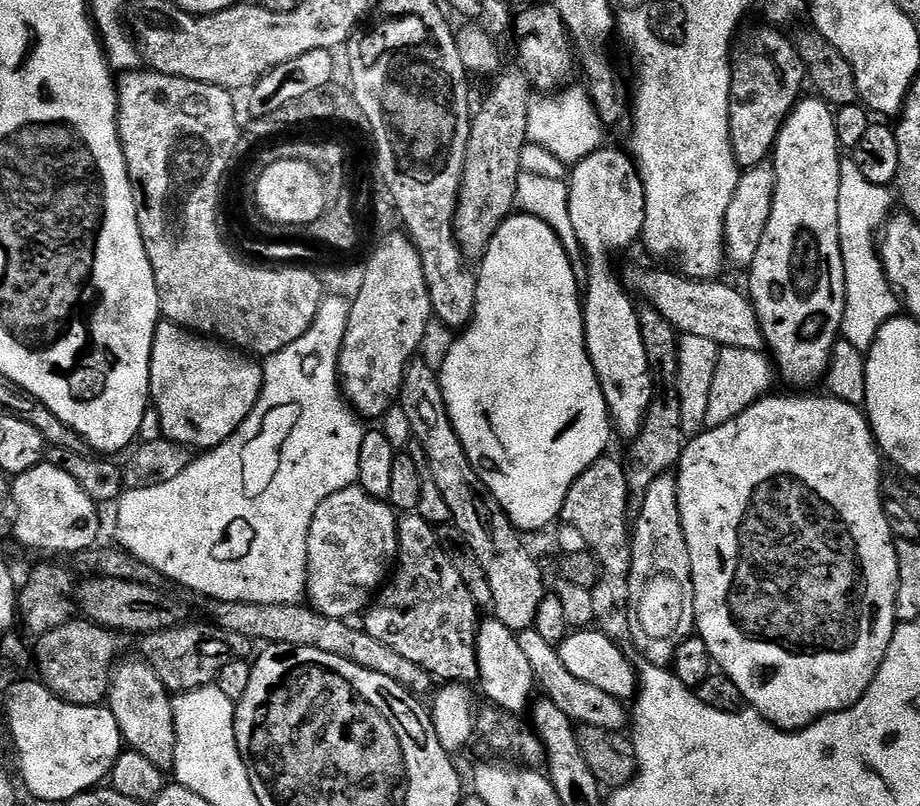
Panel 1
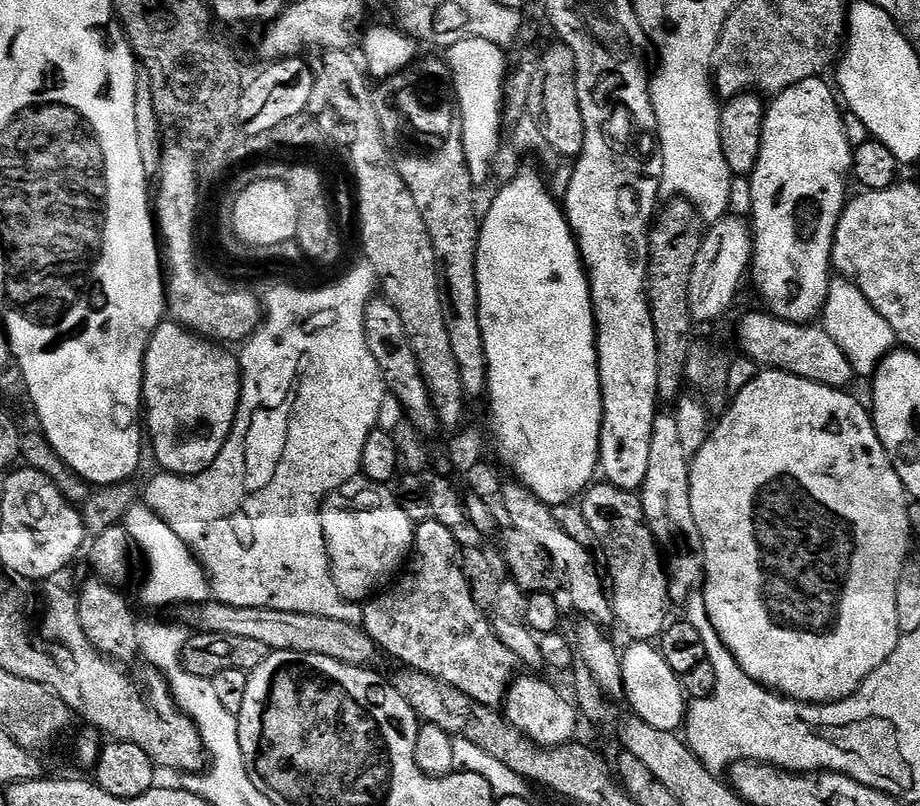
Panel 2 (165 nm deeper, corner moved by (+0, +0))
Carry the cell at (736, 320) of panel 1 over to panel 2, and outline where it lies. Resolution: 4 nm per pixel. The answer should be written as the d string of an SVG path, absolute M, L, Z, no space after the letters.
M767 310L748 312L740 320L736 340L740 343L739 351L761 369L794 374L798 378L841 390L847 389L847 384L854 380L850 358L842 354L838 342L834 342L834 338L826 334L824 327L815 323L795 324L778 318Z

